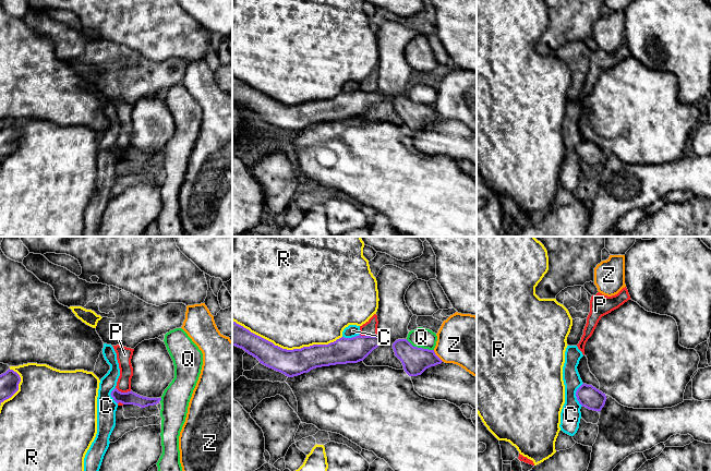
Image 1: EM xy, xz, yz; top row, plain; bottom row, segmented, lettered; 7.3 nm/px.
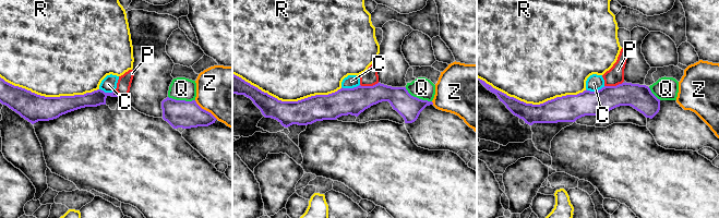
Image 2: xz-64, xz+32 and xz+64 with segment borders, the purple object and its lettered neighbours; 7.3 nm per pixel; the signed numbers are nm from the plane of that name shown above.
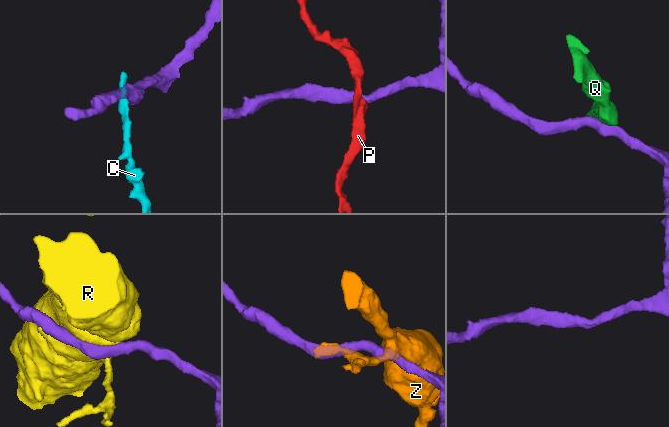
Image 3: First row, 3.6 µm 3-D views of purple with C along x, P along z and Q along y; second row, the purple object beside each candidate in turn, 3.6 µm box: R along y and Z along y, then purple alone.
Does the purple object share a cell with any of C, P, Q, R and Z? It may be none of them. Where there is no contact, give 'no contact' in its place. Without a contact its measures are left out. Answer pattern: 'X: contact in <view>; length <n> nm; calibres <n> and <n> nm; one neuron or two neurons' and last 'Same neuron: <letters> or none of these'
C: contact in yz; length 180 nm; calibres 160 and 150 nm; two neurons
P: contact in xz; length 130 nm; calibres 190 and 110 nm; two neurons
Q: contact in xz; length 220 nm; calibres 190 and 150 nm; two neurons
R: contact in xz; length 800 nm; calibres 190 and 480 nm; two neurons
Z: contact in xz; length 120 nm; calibres 190 and 380 nm; two neurons
Same neuron: none of these

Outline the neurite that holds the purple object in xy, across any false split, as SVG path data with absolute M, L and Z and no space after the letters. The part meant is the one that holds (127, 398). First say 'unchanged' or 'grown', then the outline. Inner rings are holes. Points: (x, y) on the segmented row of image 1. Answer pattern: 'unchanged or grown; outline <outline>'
unchanged; outline M115 388L110 395L117 403L121 402L123 404L134 404L141 408L157 404L161 400L161 398L147 398L140 396L132 390L121 392L117 388Z

